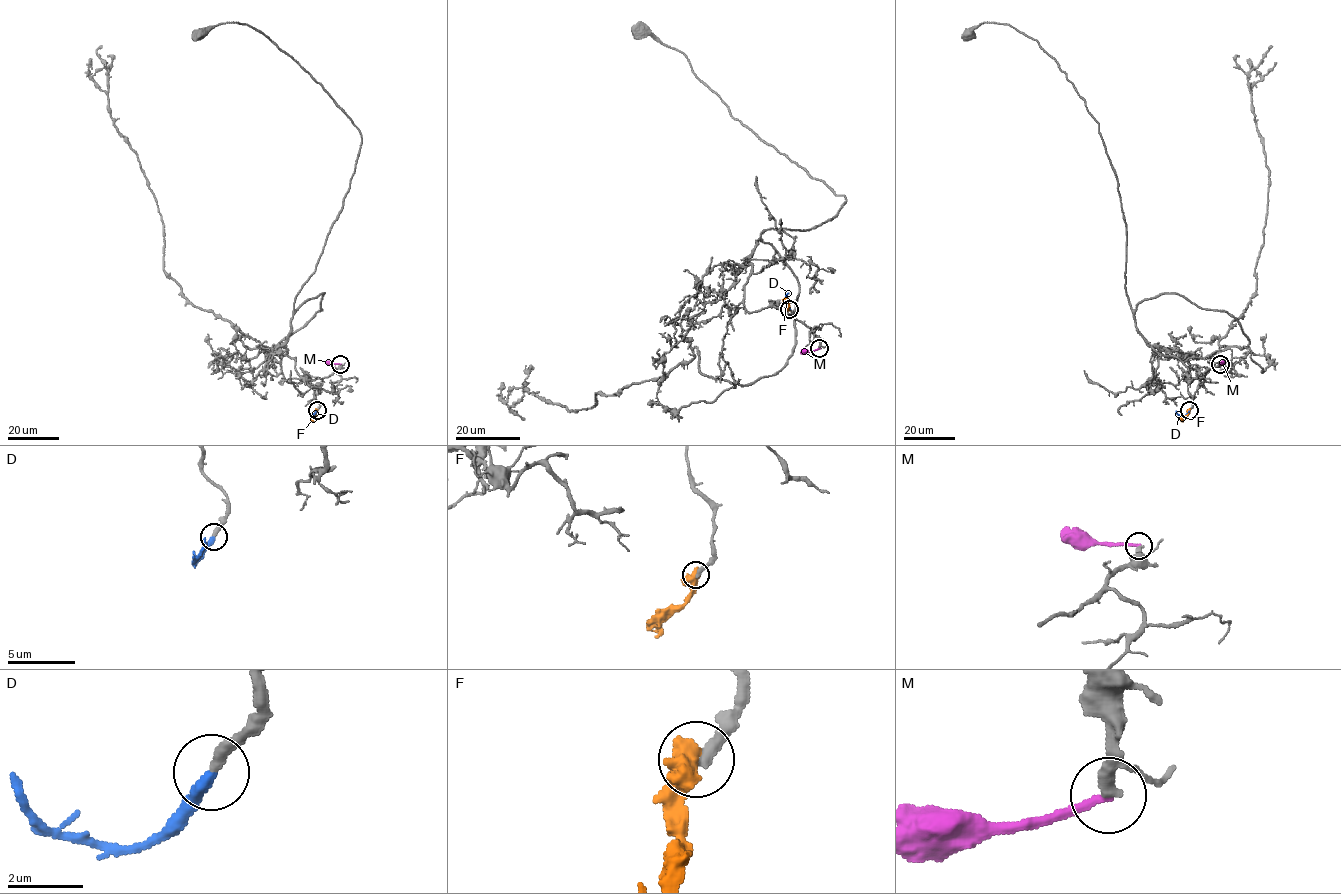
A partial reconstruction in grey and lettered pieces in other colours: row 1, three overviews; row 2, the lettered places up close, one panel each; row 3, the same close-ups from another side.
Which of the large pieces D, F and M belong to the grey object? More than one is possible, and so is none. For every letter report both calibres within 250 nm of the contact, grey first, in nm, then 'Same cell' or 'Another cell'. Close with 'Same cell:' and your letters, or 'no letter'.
D: Thickness 320 nm (grey) against 360 nm. Same cell
F: Thickness 320 nm (grey) against 480 nm. Another cell
M: Thickness 260 nm (grey) against 220 nm. Another cell
Same cell: D

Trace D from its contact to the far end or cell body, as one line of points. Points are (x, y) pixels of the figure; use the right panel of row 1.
D: (1189, 410), (1183, 416), (1176, 410)

